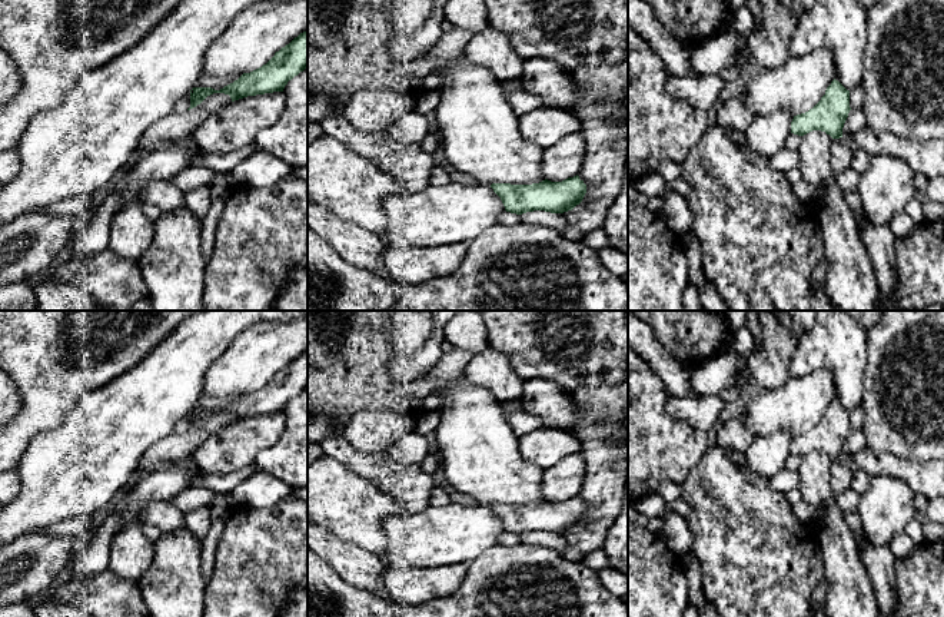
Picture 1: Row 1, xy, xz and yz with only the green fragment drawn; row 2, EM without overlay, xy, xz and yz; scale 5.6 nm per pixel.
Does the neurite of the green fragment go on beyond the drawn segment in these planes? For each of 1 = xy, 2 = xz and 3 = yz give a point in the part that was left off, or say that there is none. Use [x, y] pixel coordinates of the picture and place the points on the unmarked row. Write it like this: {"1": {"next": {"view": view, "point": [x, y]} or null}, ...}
{"1": {"next": null}, "2": {"next": null}, "3": {"next": null}}

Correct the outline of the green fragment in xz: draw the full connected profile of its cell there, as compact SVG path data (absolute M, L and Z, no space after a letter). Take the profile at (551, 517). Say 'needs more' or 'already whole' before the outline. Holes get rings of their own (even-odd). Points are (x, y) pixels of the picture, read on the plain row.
already whole; M578 495L562 502L545 500L532 505L492 504L491 508L505 531L516 535L534 531L564 534L579 525L586 514L586 505Z

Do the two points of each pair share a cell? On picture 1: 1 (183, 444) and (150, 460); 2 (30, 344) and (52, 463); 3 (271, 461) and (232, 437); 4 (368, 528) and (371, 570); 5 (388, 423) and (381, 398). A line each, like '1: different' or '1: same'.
1: same
2: different
3: different
4: different
5: different

